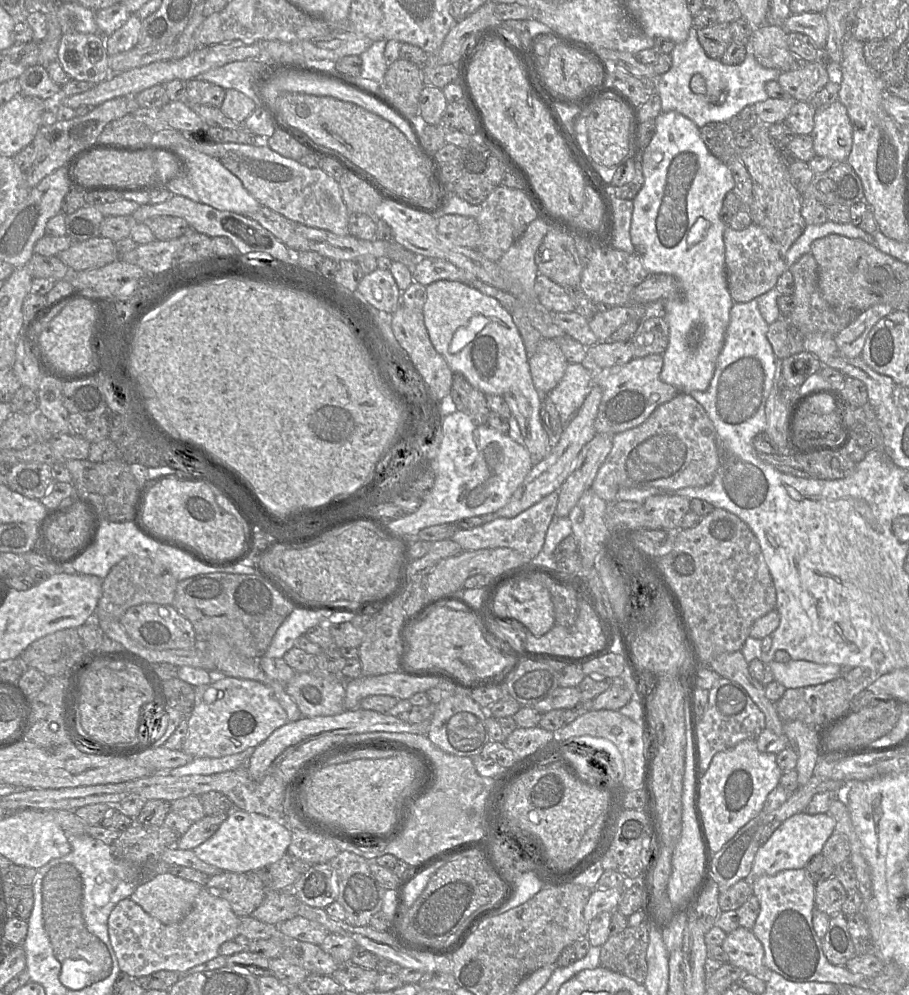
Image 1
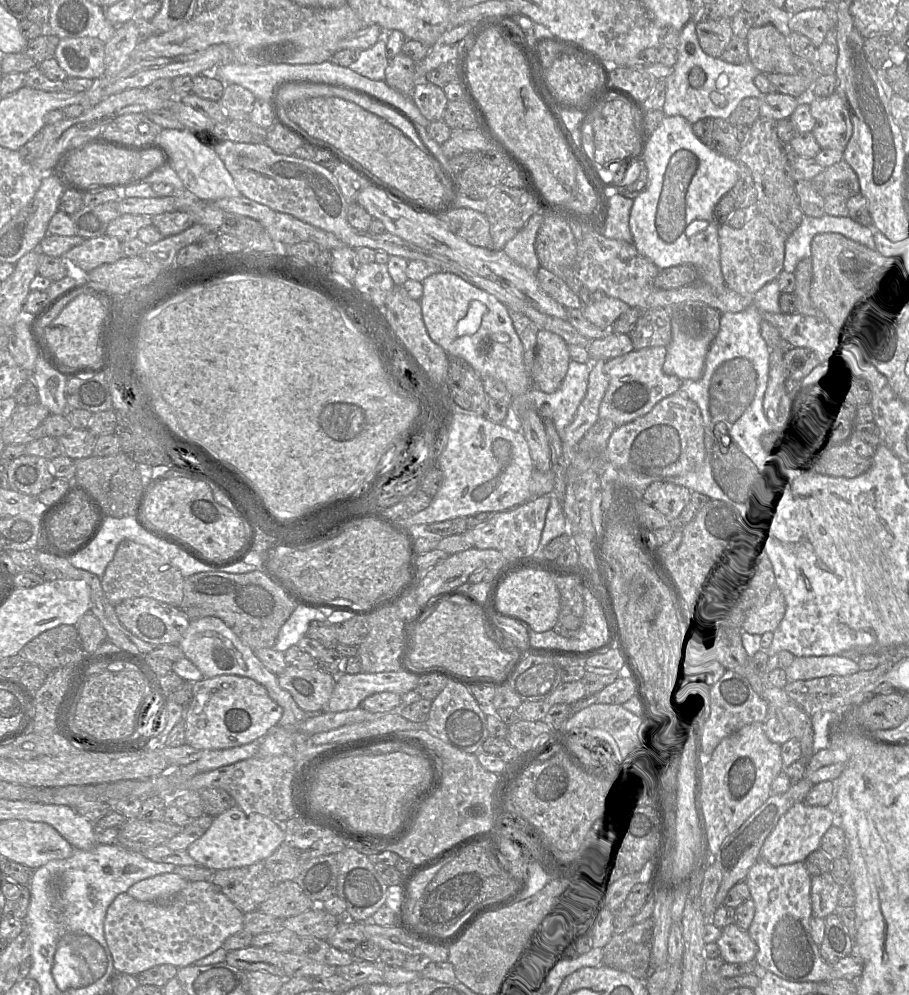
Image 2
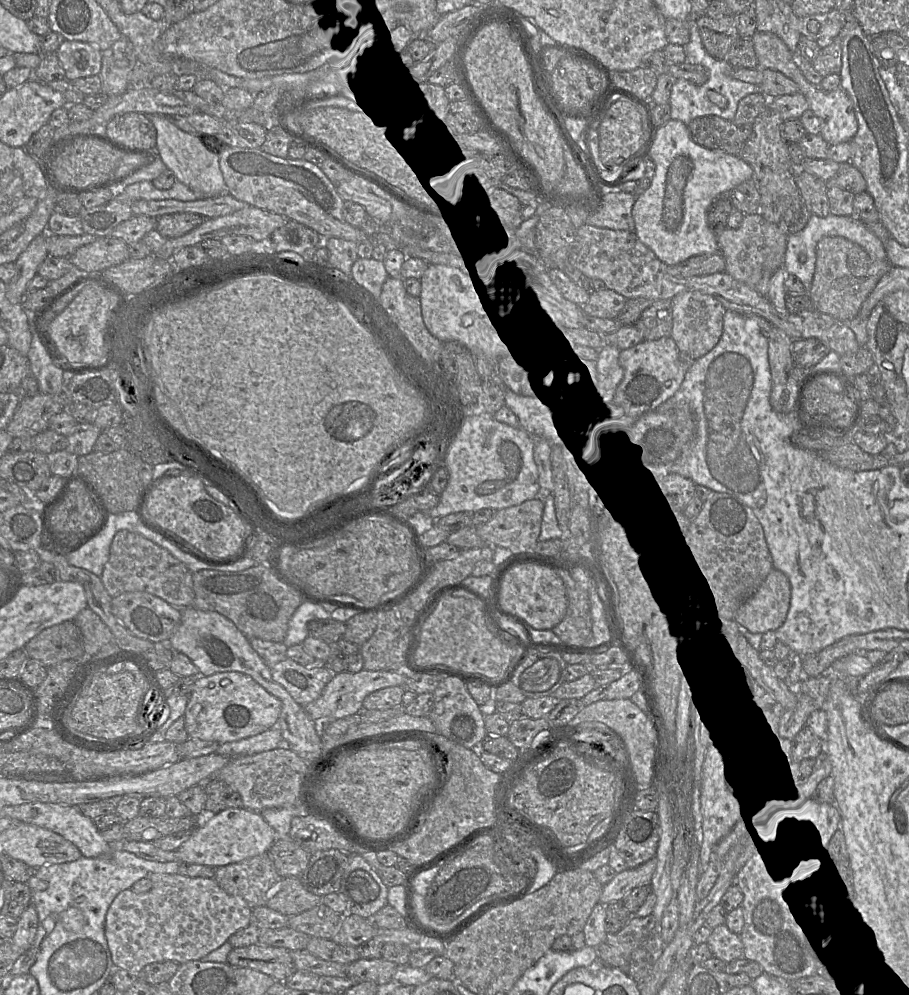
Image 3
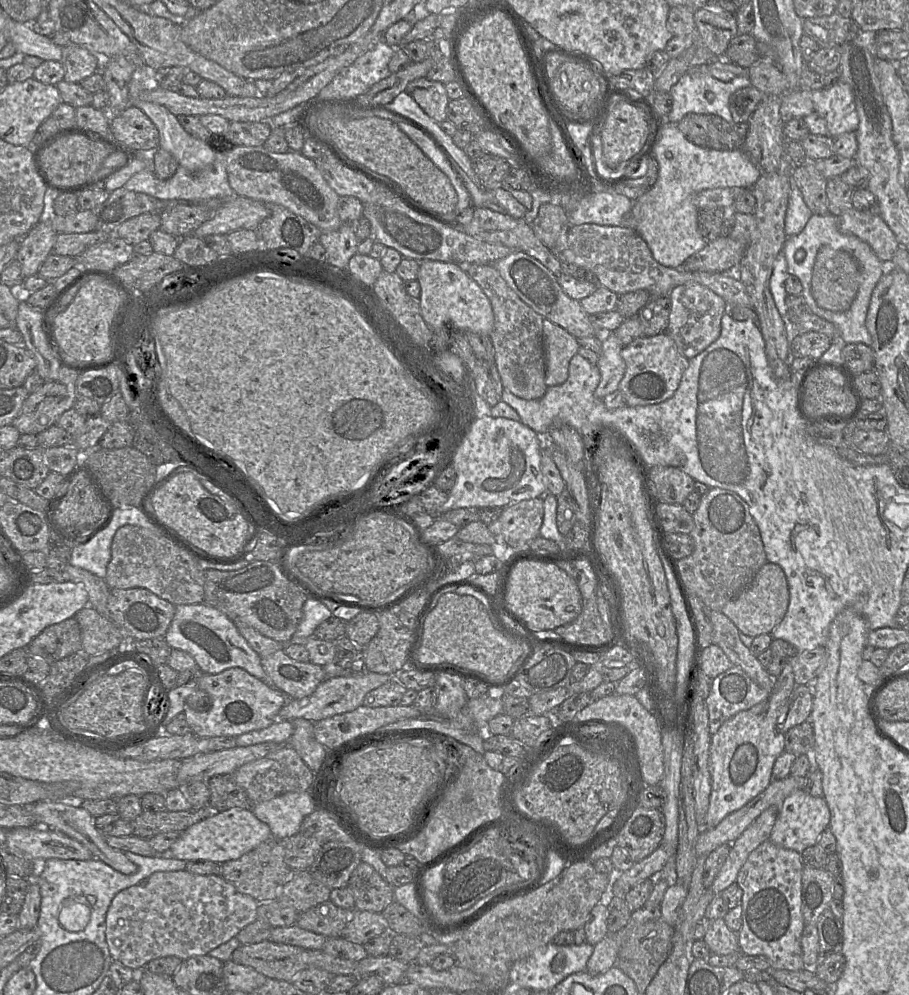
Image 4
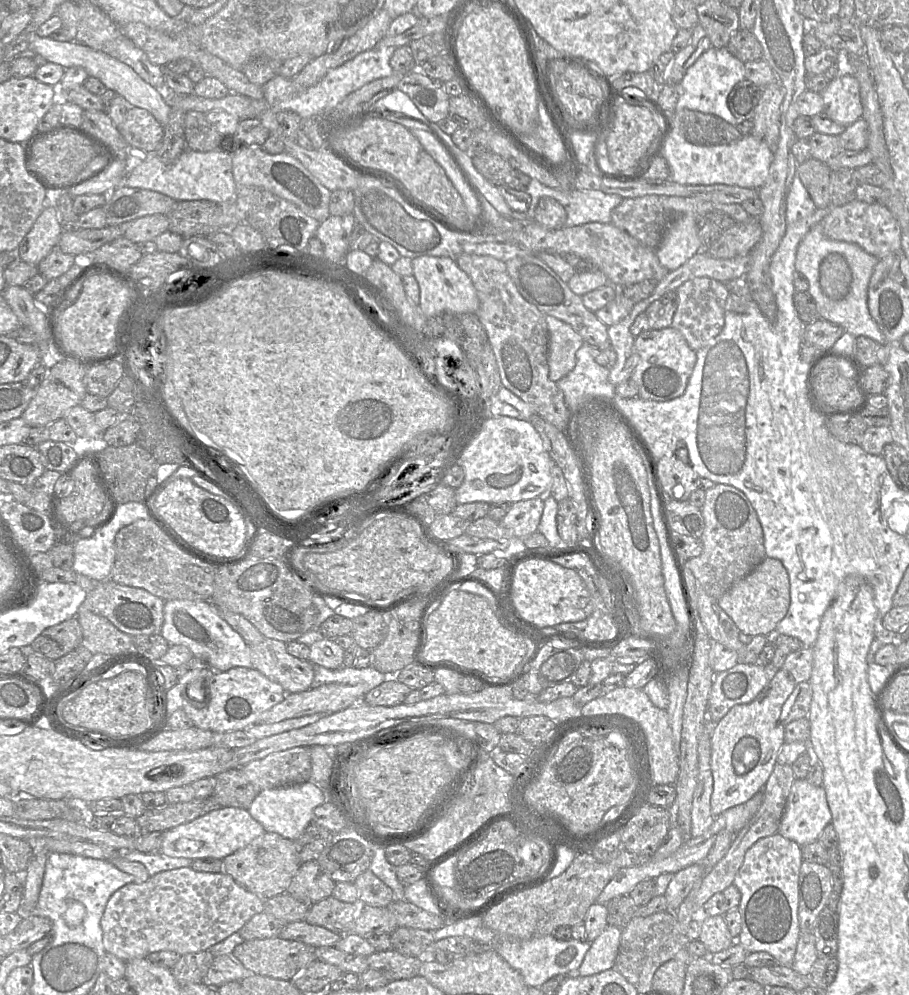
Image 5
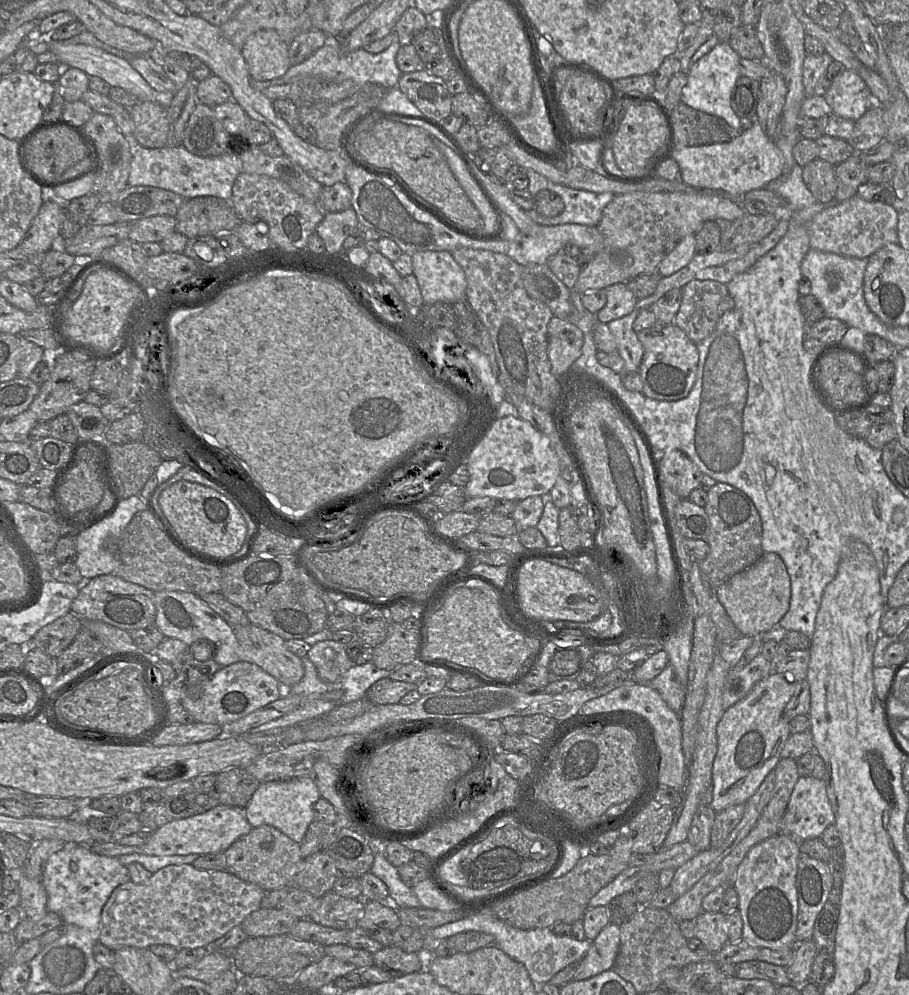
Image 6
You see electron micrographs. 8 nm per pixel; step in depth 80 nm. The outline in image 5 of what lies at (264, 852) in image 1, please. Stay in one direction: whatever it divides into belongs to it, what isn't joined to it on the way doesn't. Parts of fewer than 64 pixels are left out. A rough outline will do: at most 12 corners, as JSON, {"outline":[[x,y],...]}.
{"outline":[[220,807],[164,831],[159,852],[224,859],[265,832]]}

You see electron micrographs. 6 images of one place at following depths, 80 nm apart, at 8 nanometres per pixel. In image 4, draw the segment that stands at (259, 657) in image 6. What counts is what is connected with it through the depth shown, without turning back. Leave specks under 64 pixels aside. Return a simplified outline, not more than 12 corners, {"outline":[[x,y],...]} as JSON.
{"outline":[[284,650],[261,656],[273,686],[288,699],[311,695],[324,668]]}

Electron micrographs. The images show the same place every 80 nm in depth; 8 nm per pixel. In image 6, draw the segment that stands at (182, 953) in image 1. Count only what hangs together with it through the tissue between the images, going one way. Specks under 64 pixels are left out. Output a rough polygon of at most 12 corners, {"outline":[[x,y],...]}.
{"outline":[[169,865],[102,909],[99,941],[211,946],[265,893],[226,870]]}

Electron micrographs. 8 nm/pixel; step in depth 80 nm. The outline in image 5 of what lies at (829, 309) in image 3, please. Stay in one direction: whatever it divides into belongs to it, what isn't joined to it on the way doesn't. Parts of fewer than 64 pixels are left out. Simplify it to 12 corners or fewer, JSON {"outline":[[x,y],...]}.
{"outline":[[827,255],[819,268],[823,293],[849,294],[852,272],[843,256]]}

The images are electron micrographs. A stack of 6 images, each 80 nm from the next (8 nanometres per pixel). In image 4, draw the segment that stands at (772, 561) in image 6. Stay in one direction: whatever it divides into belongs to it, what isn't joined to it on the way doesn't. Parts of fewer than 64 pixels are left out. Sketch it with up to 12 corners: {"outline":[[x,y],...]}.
{"outline":[[765,563],[722,609],[740,632],[771,634],[790,601],[783,569]]}

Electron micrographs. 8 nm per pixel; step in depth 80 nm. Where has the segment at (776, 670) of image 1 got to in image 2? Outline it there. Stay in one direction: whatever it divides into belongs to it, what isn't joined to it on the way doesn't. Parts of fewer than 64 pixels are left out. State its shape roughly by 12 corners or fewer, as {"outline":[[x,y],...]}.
{"outline":[[841,655],[795,657],[787,682],[860,671]]}

